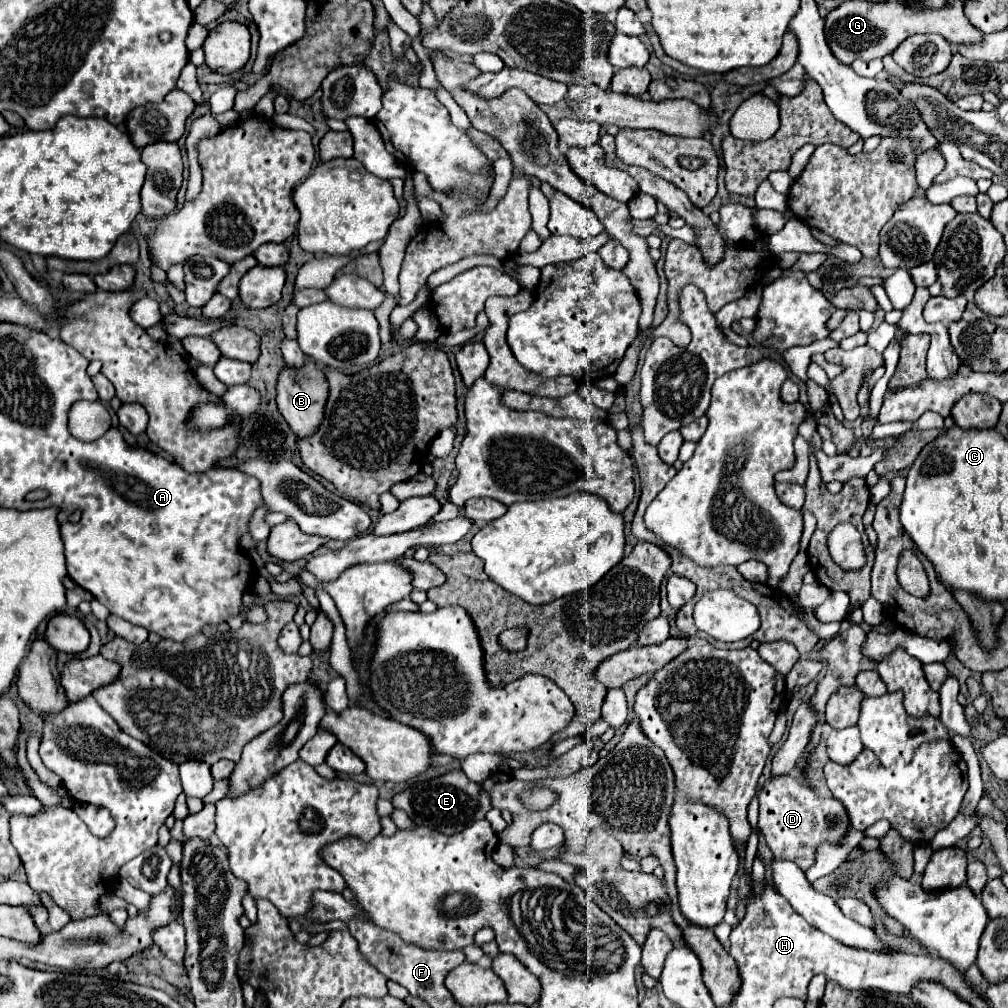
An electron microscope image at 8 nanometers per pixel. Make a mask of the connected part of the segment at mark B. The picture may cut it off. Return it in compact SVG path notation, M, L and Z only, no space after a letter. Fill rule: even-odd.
M307 360L301 368L281 368L277 380L277 408L287 420L287 424L293 428L297 438L311 436L317 430L317 426L323 420L325 400L327 400L325 372L317 368L313 360Z

